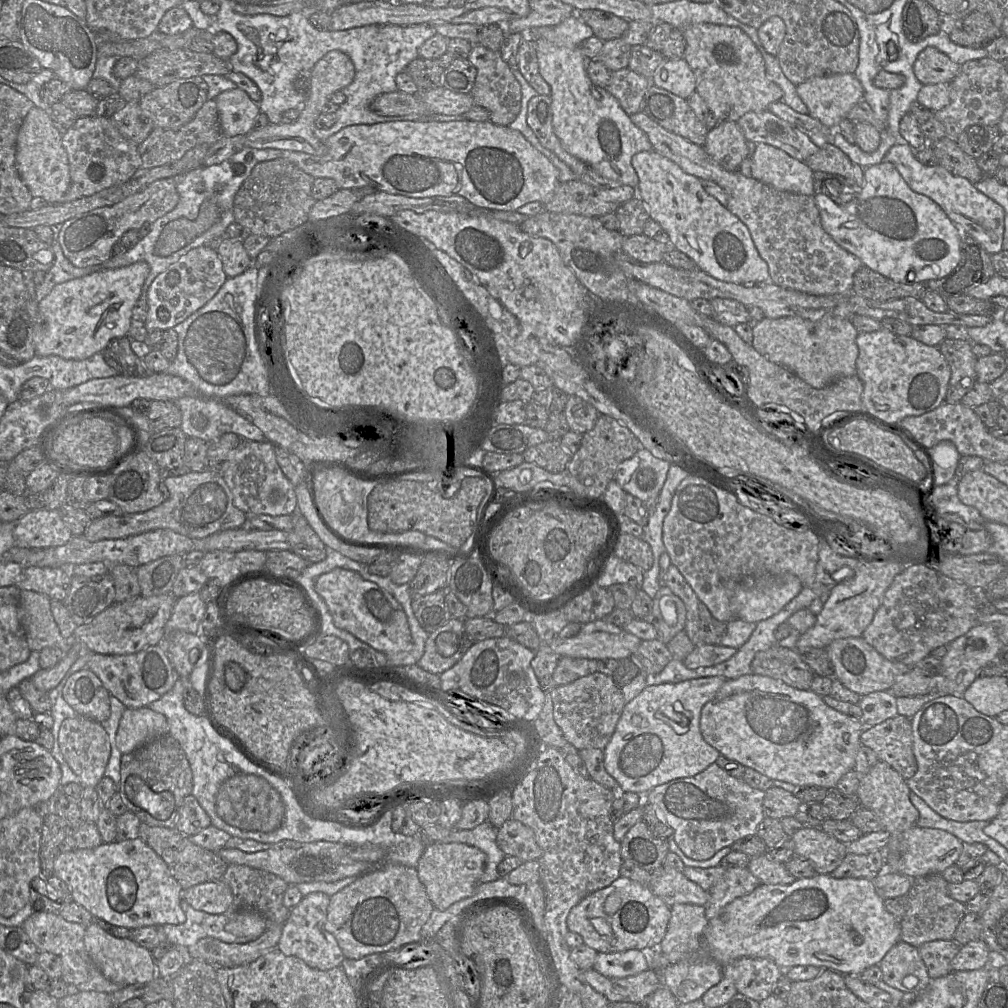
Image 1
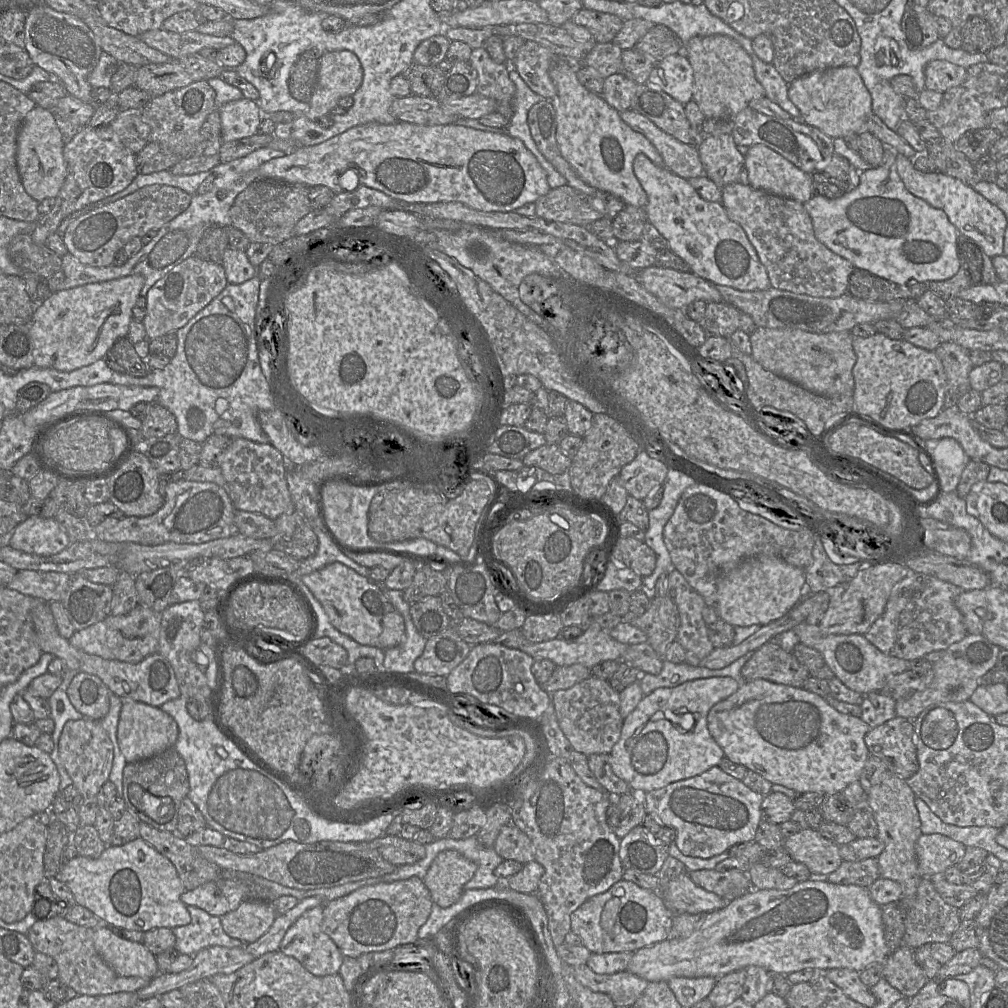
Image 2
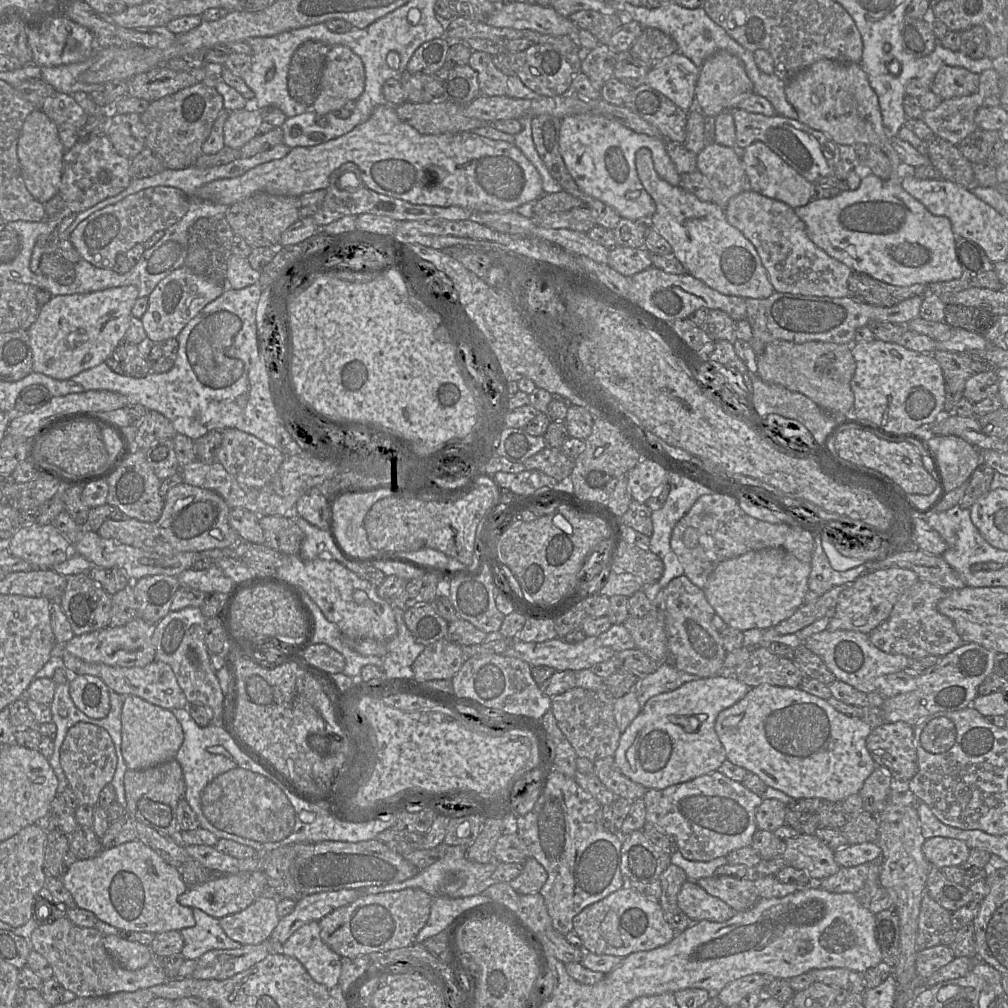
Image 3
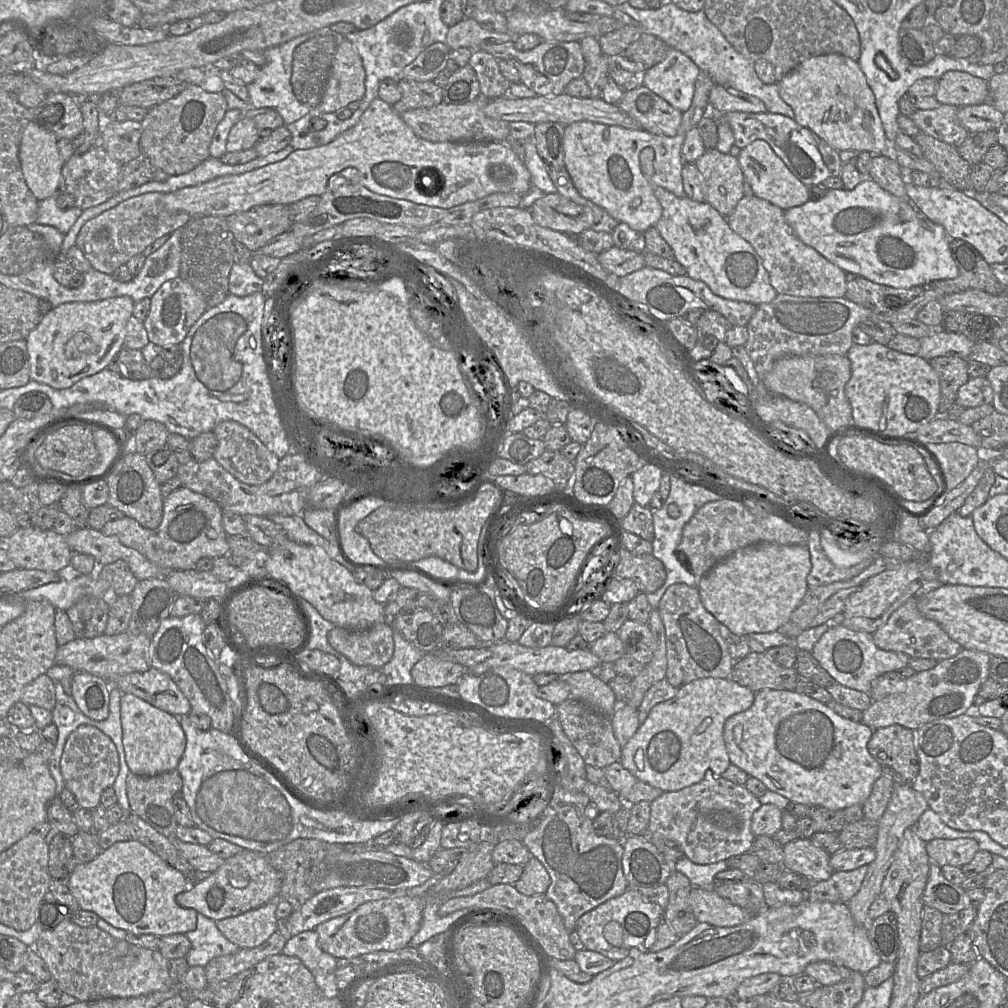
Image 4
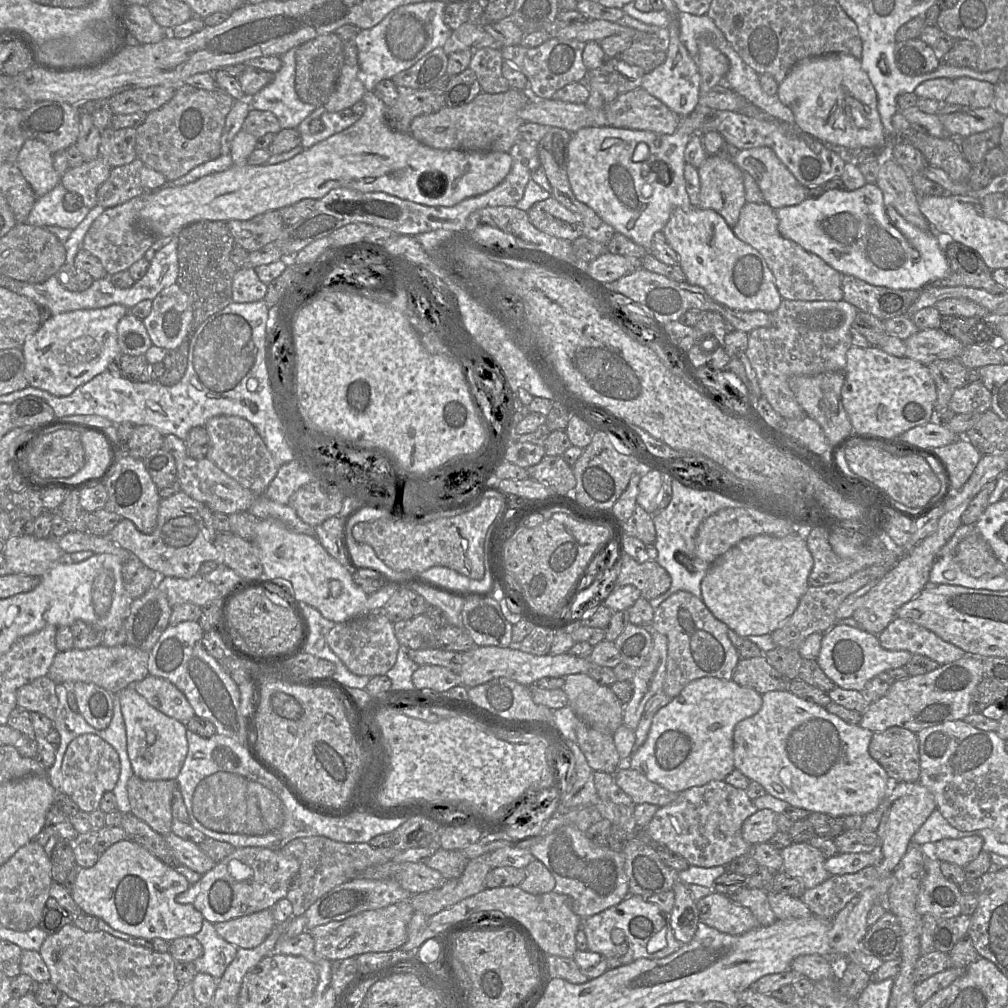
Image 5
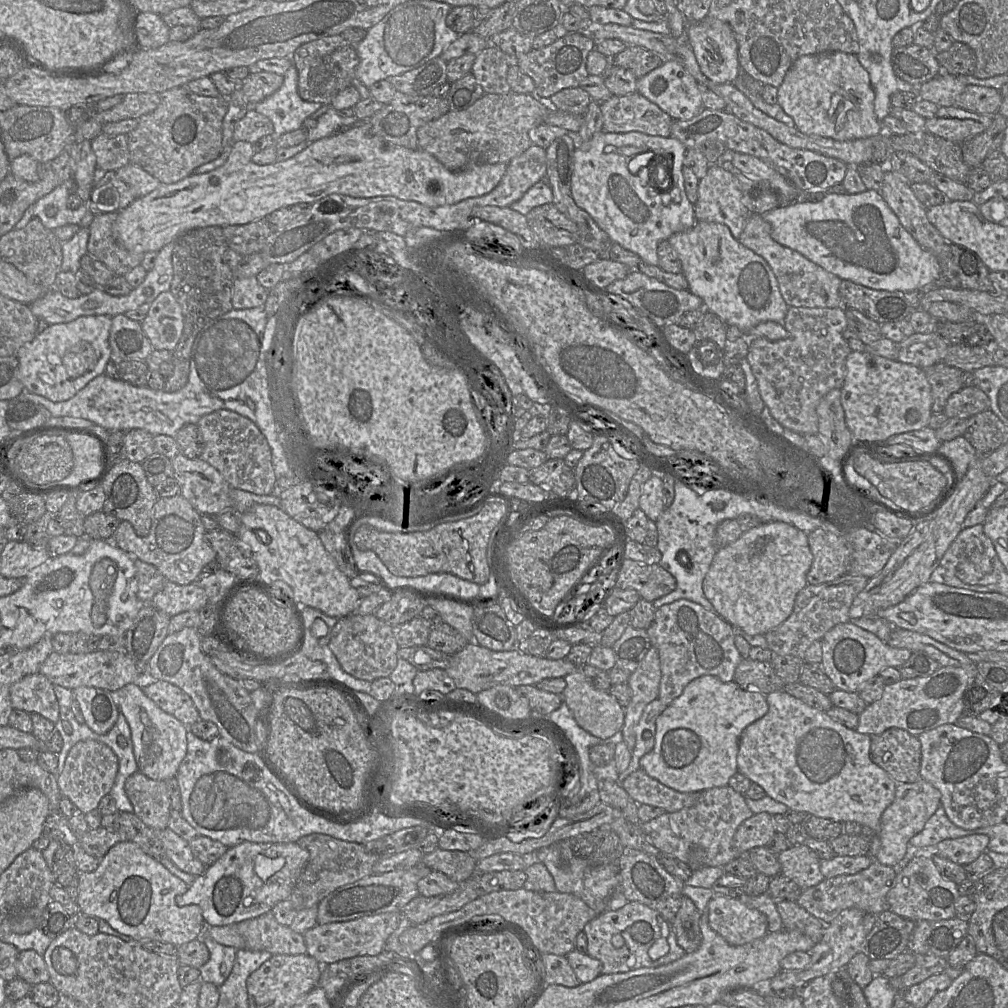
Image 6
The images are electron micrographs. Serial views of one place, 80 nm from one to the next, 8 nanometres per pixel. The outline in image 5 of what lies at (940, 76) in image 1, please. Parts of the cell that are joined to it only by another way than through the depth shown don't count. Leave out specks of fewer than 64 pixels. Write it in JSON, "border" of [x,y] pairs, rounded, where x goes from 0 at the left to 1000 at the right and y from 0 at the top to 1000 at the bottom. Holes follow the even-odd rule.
{"border":[[[952,76],[945,79],[945,87],[936,102],[977,107],[984,105],[985,99],[985,83],[961,76]]]}

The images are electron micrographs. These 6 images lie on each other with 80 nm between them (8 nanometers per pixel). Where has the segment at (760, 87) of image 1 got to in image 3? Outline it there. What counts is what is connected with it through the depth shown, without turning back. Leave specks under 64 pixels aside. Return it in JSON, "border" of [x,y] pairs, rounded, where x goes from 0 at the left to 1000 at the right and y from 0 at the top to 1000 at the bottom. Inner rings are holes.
{"border":[[[713,51],[703,57],[693,67],[689,88],[689,107],[692,107],[698,115],[711,116],[718,110],[730,108],[734,100],[747,92],[747,82],[739,70],[737,62],[723,52]]]}

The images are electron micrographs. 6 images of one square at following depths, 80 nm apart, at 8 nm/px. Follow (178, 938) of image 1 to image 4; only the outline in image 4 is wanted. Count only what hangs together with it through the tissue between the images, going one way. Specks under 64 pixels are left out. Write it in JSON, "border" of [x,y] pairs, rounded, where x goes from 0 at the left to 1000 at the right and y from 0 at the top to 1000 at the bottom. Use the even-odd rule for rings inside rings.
{"border":[[[199,906],[195,907],[194,922],[183,928],[189,936],[184,949],[188,958],[203,959],[211,950],[231,946],[238,941],[218,925],[213,913]]]}

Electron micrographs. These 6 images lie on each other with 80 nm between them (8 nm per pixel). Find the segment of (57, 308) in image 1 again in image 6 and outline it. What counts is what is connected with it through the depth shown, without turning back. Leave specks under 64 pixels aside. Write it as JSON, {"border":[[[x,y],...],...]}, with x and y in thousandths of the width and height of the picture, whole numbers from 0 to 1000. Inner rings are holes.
{"border":[[[80,313],[67,320],[48,322],[33,337],[25,340],[16,350],[24,387],[52,399],[62,399],[71,395],[91,376],[103,371],[106,360],[111,356],[108,341],[111,314]]]}

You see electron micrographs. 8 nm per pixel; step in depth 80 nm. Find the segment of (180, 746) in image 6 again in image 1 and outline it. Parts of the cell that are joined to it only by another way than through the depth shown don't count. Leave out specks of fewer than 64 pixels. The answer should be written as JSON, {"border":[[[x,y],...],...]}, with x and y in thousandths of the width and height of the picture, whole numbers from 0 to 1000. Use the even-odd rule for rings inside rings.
{"border":[[[147,701],[125,702],[115,727],[115,740],[121,748],[127,748],[143,738],[168,728],[163,709]]]}

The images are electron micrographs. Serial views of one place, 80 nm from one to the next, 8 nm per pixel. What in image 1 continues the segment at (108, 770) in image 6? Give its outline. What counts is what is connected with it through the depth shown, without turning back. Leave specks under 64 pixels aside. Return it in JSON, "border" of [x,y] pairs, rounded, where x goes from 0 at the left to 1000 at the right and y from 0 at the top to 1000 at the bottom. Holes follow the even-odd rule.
{"border":[[[81,710],[65,713],[60,721],[58,735],[62,749],[78,772],[78,777],[82,781],[94,782],[104,770],[104,763],[110,748],[108,730],[100,717]]]}

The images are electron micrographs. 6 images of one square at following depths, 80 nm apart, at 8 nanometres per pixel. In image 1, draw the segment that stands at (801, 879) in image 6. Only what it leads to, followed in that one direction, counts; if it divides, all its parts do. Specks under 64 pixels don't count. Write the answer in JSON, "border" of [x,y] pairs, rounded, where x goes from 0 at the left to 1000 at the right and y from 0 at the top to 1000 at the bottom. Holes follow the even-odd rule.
{"border":[[[795,821],[785,831],[789,849],[806,855],[810,867],[823,868],[840,847],[839,837],[814,821]]]}

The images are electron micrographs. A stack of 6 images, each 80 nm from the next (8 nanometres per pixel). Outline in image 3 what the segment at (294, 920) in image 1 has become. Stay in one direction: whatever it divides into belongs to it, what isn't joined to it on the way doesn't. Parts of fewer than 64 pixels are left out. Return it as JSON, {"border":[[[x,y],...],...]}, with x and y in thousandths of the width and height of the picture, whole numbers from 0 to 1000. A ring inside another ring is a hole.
{"border":[[[309,914],[296,921],[272,944],[295,951],[316,976],[325,980],[336,976],[338,949],[318,932],[316,914]]]}

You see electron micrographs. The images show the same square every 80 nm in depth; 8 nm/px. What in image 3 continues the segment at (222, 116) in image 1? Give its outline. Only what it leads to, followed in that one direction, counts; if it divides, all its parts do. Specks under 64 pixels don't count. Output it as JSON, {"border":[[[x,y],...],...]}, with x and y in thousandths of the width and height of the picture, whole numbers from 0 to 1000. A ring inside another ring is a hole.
{"border":[[[238,108],[227,111],[221,127],[222,144],[238,149],[257,133],[261,119],[259,108]]]}

